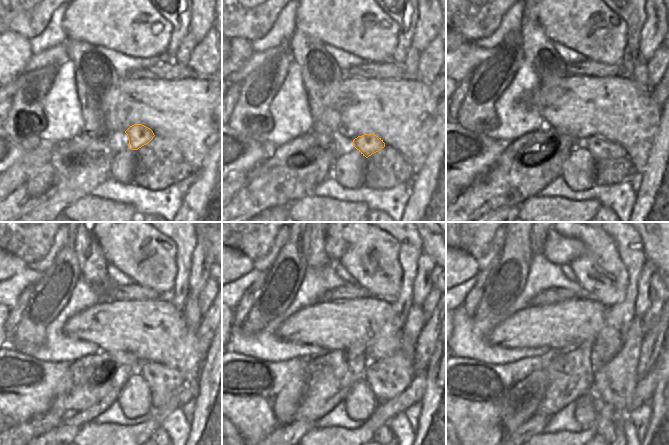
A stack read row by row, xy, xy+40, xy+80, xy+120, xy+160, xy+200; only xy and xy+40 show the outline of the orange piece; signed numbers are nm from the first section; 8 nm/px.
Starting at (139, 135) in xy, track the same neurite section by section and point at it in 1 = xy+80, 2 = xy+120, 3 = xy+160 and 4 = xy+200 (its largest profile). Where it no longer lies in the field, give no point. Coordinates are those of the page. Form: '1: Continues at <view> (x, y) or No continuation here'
1: Continues at xy+80 (600, 148)
2: Continues at xy+120 (156, 375)
3: Continues at xy+160 (387, 379)
4: Continues at xy+200 (614, 383).

